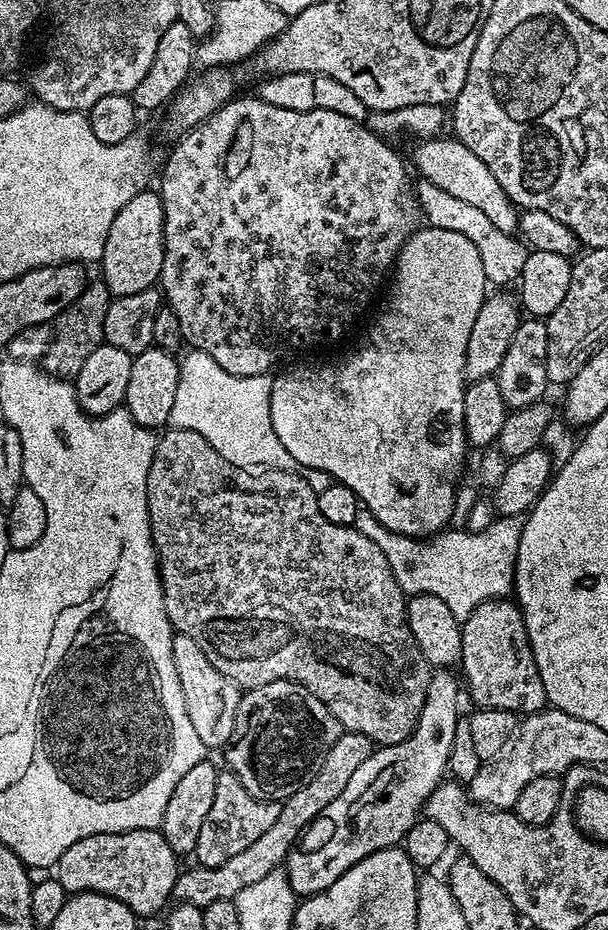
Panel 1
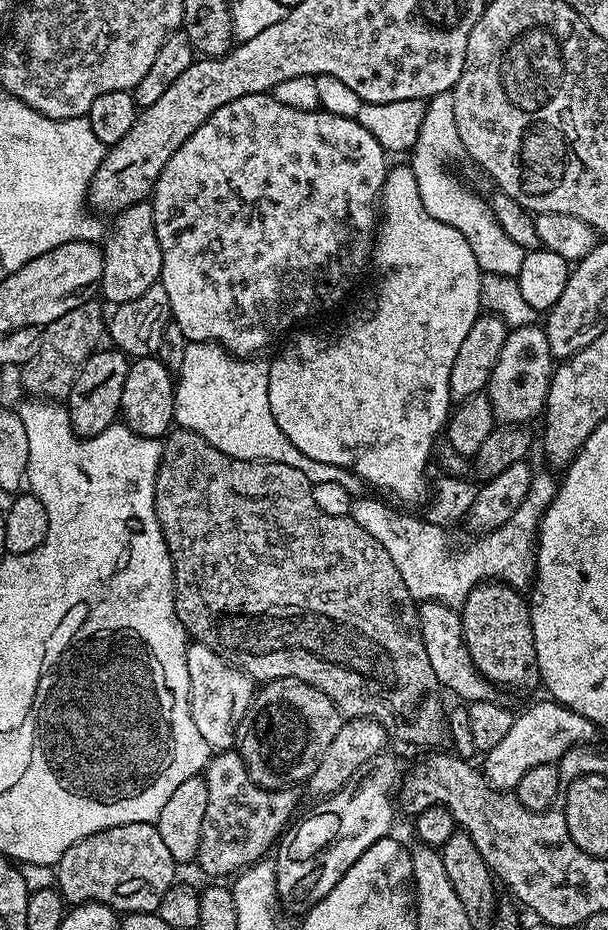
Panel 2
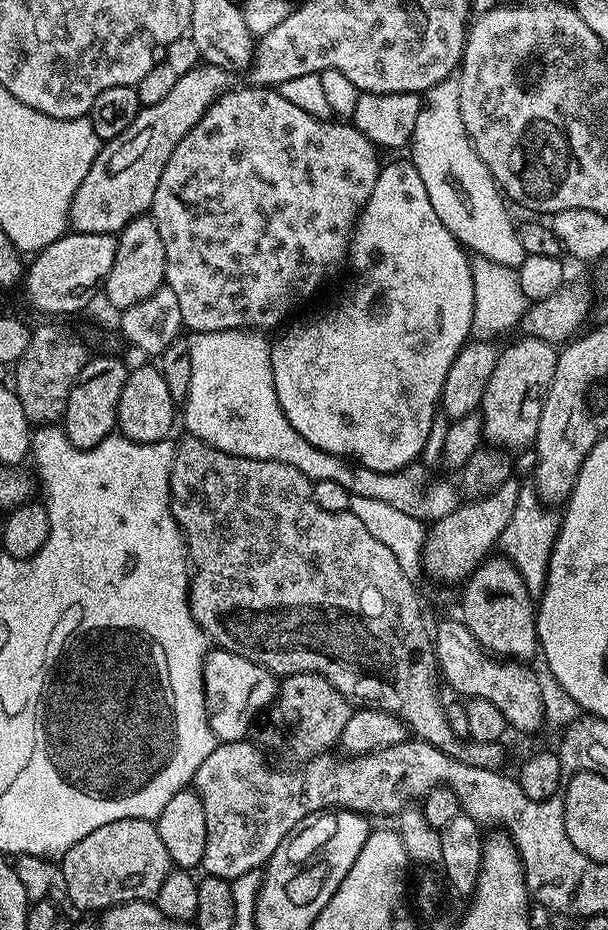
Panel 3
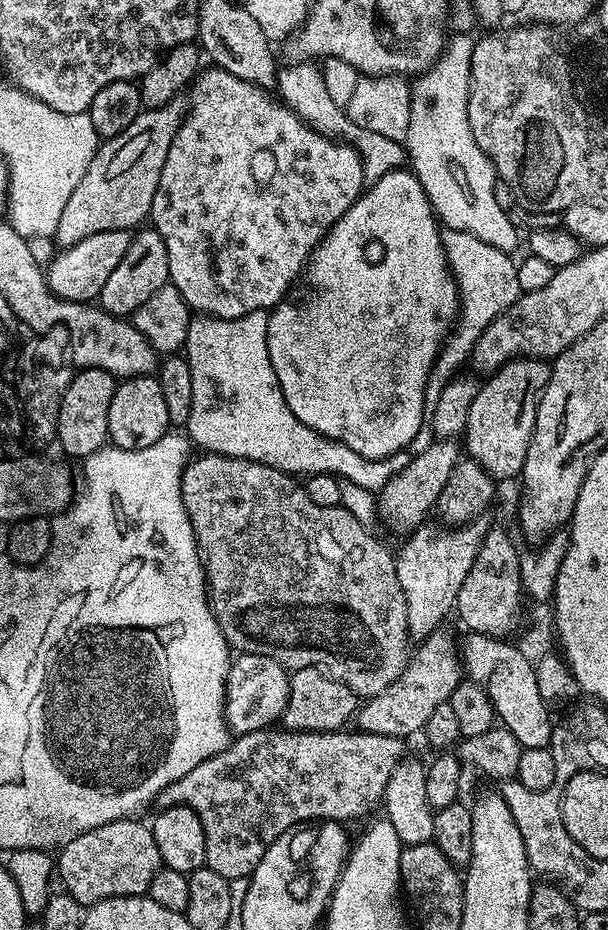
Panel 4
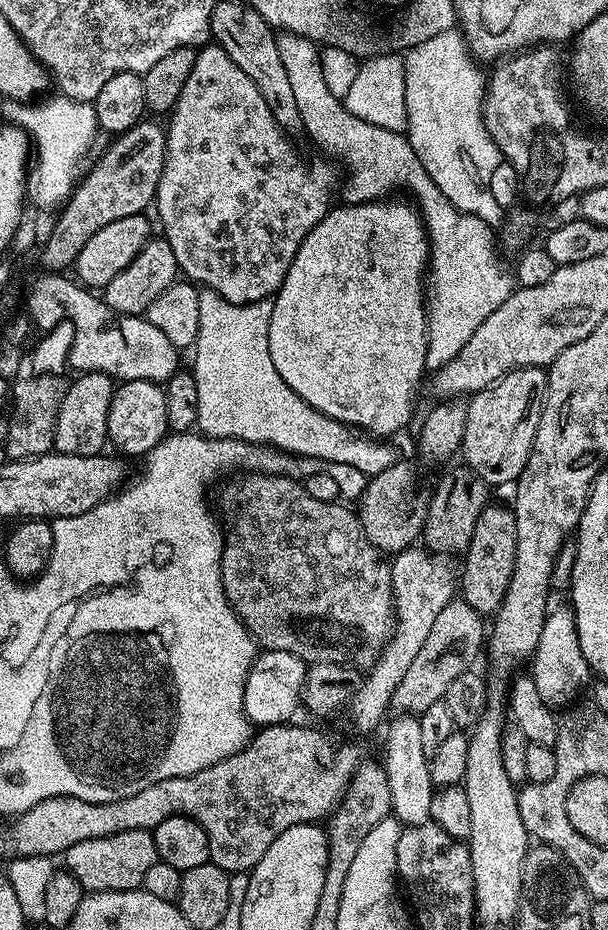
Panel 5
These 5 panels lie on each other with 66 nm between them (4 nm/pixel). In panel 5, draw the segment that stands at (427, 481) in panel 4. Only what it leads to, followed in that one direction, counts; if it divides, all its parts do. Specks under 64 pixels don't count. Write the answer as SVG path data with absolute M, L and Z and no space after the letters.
M404 462L386 466L382 474L368 477L366 490L358 501L358 515L366 538L381 554L397 554L413 547L421 539L424 517L420 514L408 516L408 499L411 496L412 468Z

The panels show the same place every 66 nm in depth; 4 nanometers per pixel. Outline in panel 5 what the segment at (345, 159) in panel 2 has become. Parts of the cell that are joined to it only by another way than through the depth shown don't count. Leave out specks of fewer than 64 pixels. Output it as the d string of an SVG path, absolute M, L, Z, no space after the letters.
M209 42L197 51L194 70L190 70L190 78L186 78L186 86L182 86L182 94L176 105L172 107L170 119L172 121L167 121L166 124L164 165L156 191L154 212L160 215L160 224L164 227L162 238L170 242L170 250L174 250L177 269L191 283L201 289L217 292L222 299L231 304L253 304L275 296L286 278L286 270L290 270L290 262L294 262L294 254L298 254L298 246L302 246L302 238L306 238L306 234L310 234L310 230L314 230L314 226L318 226L318 222L322 222L329 208L333 207L332 195L336 192L337 165L328 158L319 158L320 160L312 160L307 164L300 157L299 150L292 145L293 137L281 129L278 122L274 120L274 115L266 106L258 86L231 61L226 50L215 42Z

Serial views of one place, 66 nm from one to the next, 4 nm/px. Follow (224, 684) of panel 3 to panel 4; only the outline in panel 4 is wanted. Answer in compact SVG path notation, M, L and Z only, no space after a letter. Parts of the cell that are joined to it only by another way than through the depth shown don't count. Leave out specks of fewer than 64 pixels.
M239 653L229 665L225 684L225 720L237 735L263 731L283 717L289 700L291 677L284 666L268 655Z

